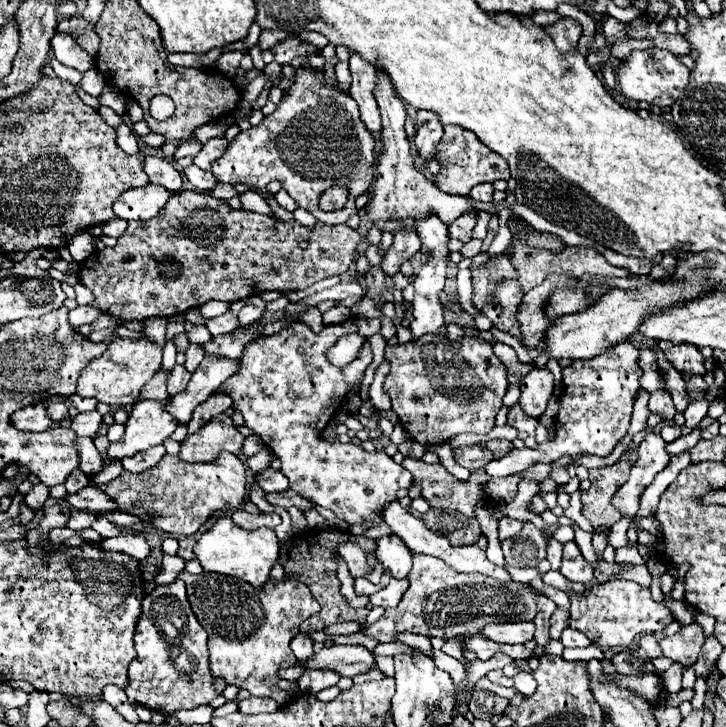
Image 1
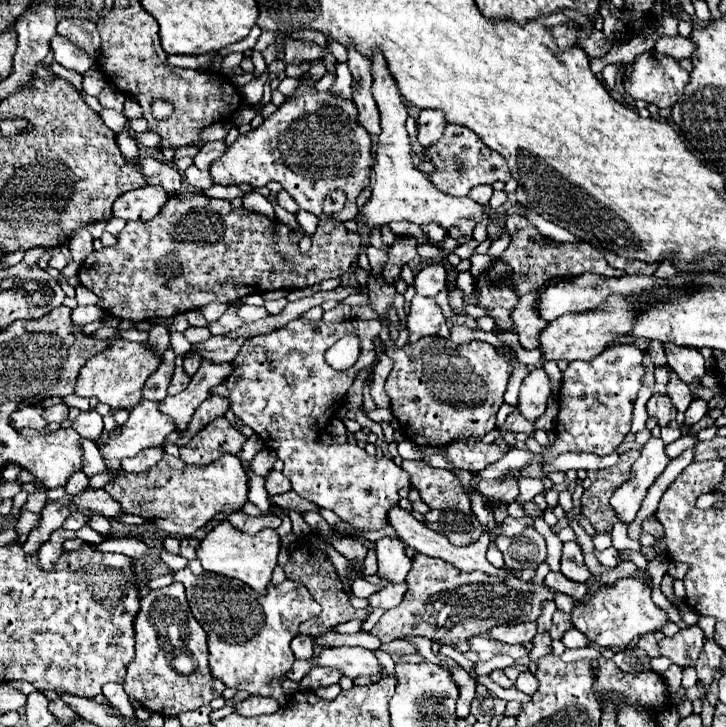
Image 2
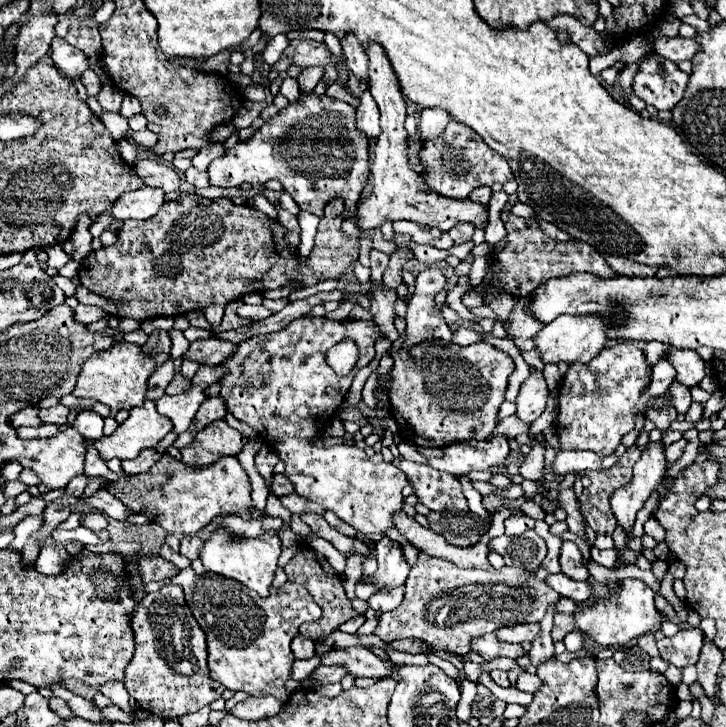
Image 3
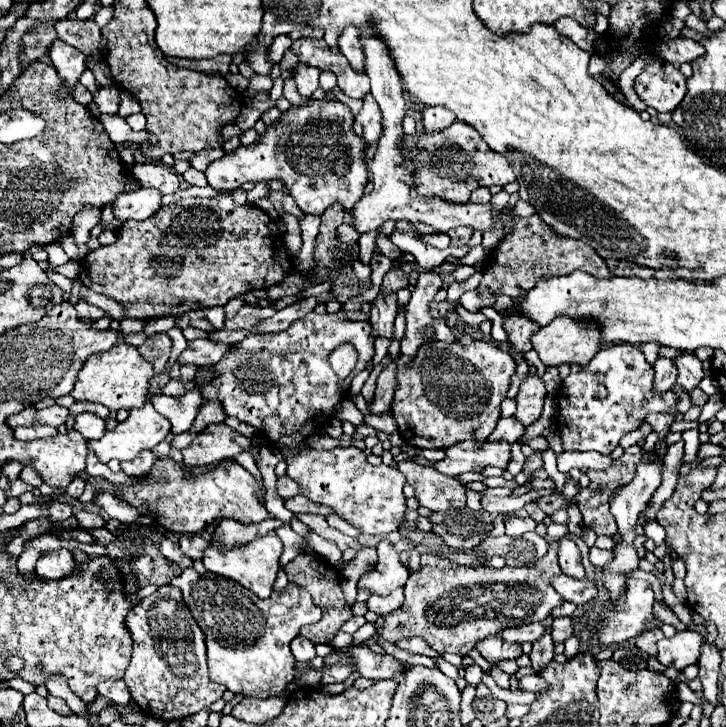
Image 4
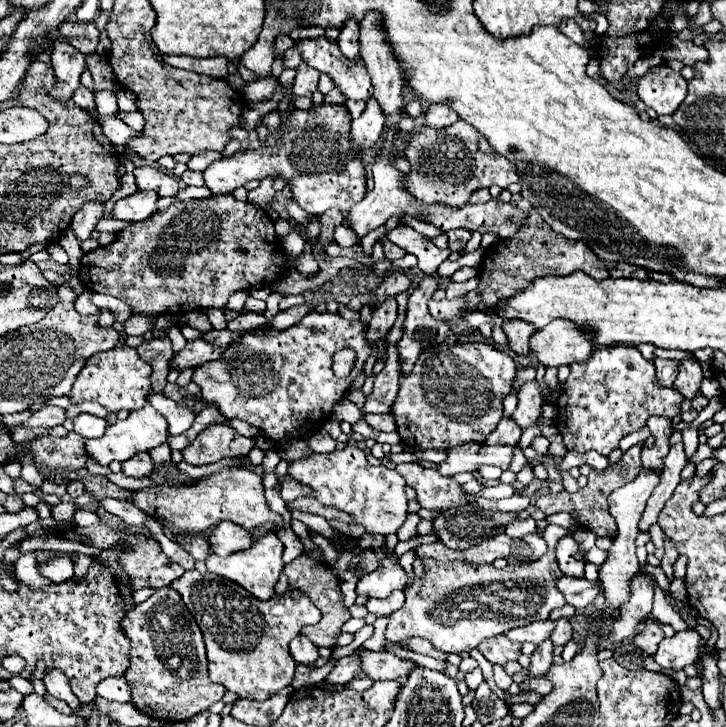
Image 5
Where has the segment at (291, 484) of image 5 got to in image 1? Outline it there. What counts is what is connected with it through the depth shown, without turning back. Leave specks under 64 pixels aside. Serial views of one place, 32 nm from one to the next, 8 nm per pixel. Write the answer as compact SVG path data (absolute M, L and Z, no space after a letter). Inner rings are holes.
M266 468L256 476L256 484L264 490L264 492L282 492L288 488L288 480L280 470L274 468Z

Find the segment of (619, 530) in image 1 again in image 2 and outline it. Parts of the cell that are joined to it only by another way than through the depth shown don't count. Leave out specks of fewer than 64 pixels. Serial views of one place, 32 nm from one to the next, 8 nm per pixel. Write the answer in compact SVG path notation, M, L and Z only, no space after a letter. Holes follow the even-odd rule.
M622 520L612 528L612 532L610 532L610 536L612 536L612 546L614 546L616 550L632 548L632 551L639 551L641 548L640 541L630 540L628 534L626 534L626 528L628 528L628 524L622 522Z

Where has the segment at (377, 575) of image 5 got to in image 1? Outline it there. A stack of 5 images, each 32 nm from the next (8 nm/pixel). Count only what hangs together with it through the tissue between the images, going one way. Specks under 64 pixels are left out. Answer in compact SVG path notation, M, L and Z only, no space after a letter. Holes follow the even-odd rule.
M396 534L378 538L376 556L382 560L384 568L388 568L394 578L404 578L412 568L412 552Z

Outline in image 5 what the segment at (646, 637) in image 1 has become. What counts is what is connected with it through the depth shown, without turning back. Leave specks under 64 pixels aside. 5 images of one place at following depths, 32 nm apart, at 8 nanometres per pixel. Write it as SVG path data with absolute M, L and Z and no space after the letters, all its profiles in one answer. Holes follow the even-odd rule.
M648 618L646 622L642 622L638 634L634 636L633 643L649 655L654 655L662 638L664 634L662 634L660 624L654 618Z

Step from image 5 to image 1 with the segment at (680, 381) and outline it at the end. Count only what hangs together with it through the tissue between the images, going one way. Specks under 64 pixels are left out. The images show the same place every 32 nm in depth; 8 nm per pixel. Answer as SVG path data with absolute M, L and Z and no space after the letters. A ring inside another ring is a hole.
M658 342L660 350L666 354L666 358L674 364L674 368L678 372L696 372L696 374L704 374L704 356L700 354L700 350L692 344L668 344L668 342Z

